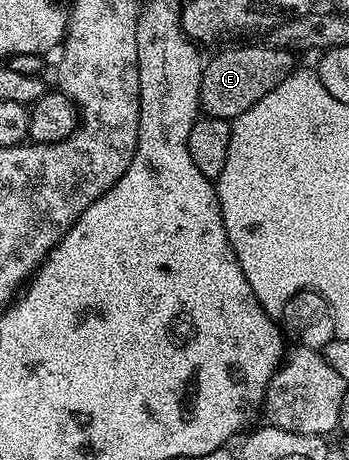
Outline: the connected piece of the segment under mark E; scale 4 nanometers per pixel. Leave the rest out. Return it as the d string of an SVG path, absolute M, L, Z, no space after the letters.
M268 44L238 45L235 49L226 49L205 62L200 83L198 104L207 117L219 117L225 121L244 115L248 107L260 103L272 87L279 85L294 72L295 54L289 49L273 49Z

